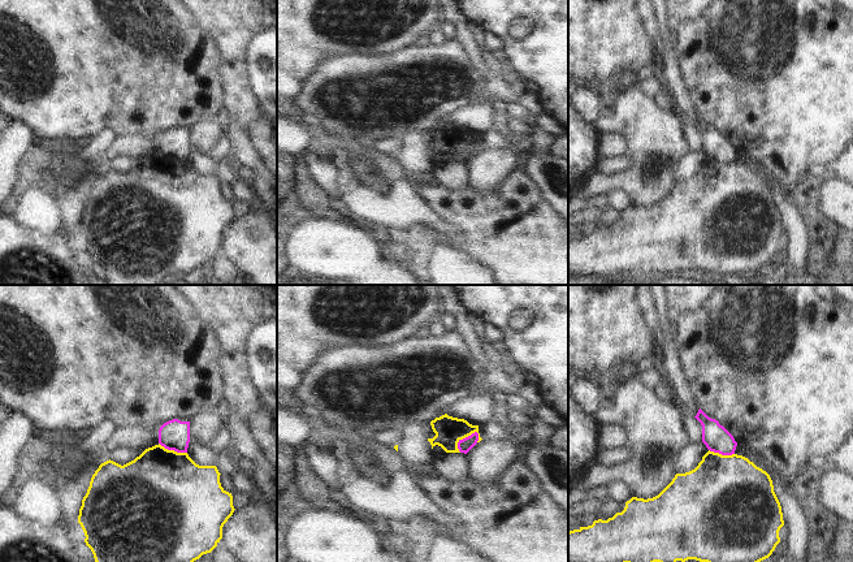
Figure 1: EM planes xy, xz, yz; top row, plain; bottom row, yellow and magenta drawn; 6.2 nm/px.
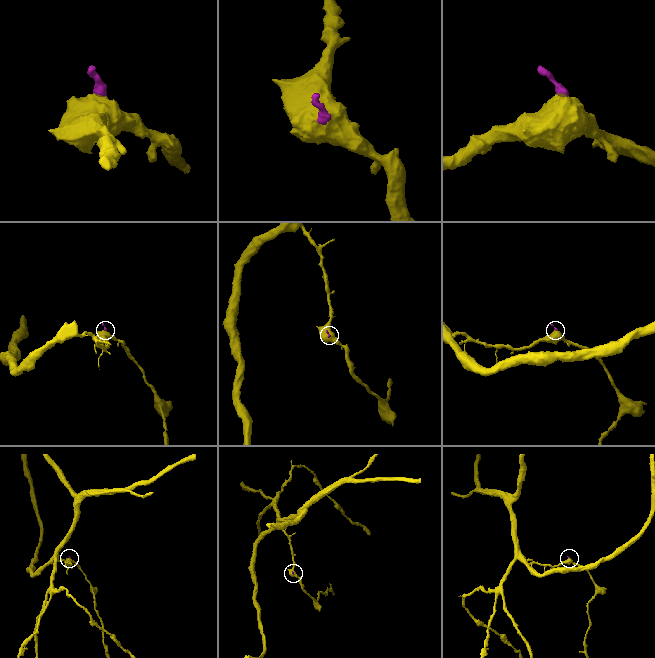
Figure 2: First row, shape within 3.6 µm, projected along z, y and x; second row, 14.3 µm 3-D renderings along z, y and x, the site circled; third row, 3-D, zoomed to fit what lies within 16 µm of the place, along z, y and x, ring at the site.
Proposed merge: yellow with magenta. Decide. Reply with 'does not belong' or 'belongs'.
does not belong

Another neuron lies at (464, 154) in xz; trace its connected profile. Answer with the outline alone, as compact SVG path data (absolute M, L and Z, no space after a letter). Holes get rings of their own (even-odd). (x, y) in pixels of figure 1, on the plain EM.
M475 140L471 144L459 148L458 157L460 161L467 163L477 152L477 150L479 150L479 142Z

